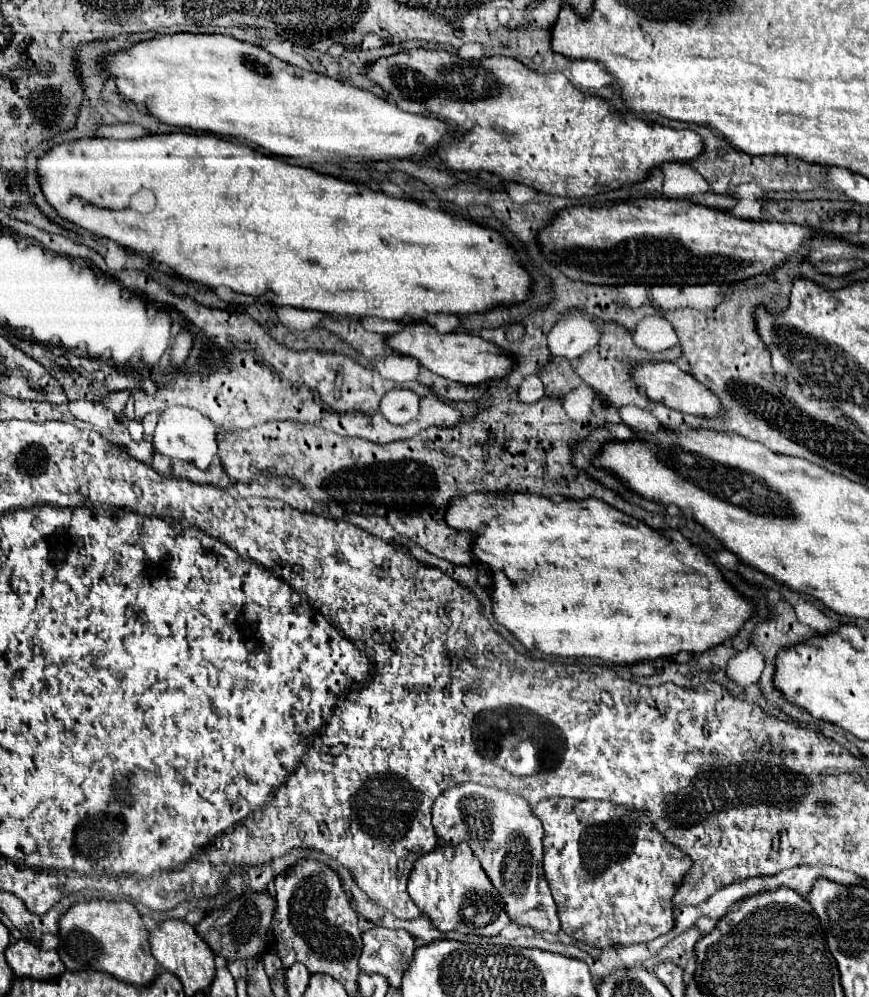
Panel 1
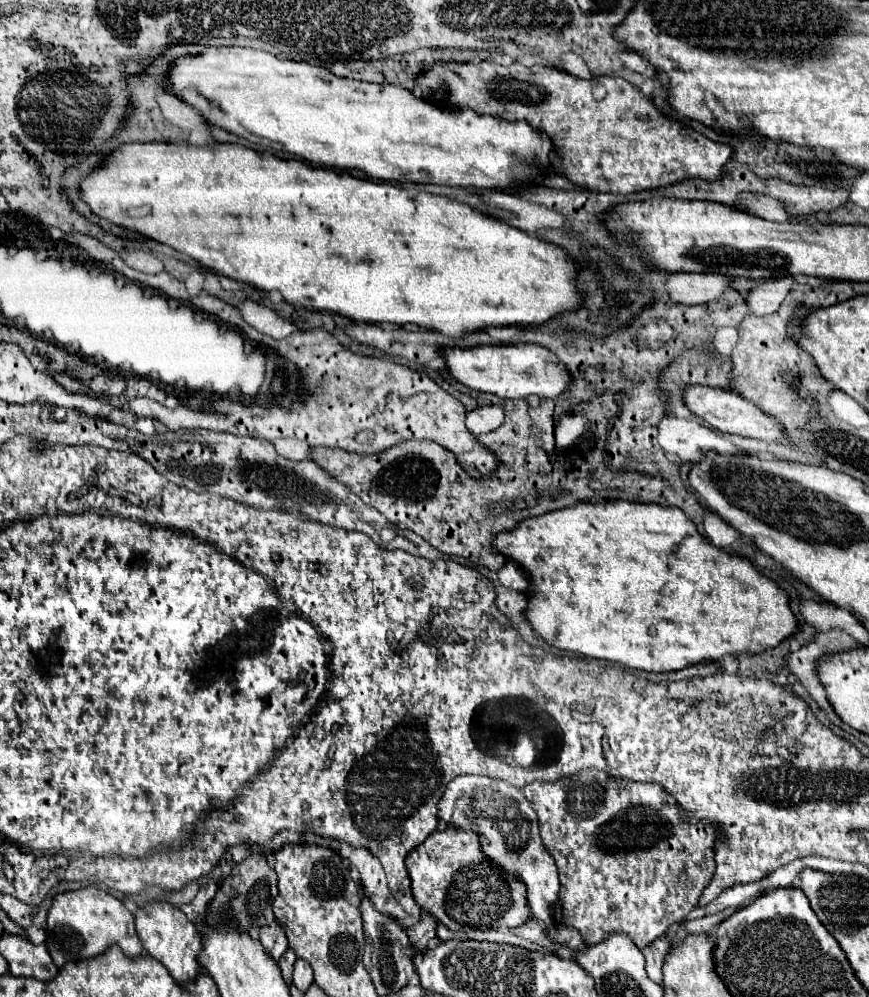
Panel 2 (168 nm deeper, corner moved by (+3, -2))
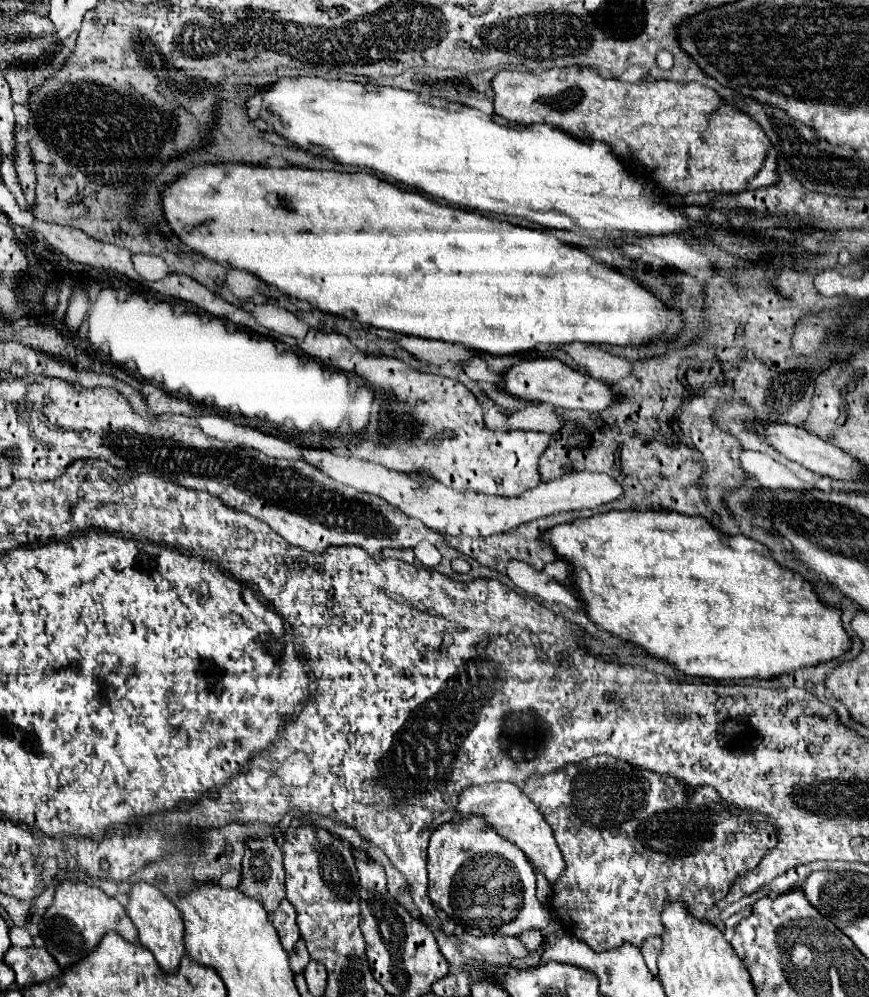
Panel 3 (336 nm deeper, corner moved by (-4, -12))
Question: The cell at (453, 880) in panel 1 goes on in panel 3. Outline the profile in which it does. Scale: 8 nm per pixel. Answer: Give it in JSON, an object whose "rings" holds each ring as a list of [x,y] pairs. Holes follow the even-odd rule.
{"rings":[[[471,815],[467,819],[449,821],[439,825],[429,843],[429,897],[435,907],[443,909],[449,919],[453,919],[457,925],[461,925],[467,933],[481,937],[487,933],[501,933],[501,935],[521,935],[527,929],[539,929],[543,935],[549,935],[557,931],[561,925],[553,917],[551,909],[535,897],[535,873],[525,859],[525,853],[513,845],[509,839],[501,839],[497,831],[479,815]]]}

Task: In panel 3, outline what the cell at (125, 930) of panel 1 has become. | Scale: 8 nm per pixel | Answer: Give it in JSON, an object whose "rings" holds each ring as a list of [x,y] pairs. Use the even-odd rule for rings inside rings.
{"rings":[[[63,879],[55,889],[55,899],[43,915],[43,933],[47,951],[57,959],[61,969],[77,963],[81,955],[87,955],[101,937],[109,931],[119,933],[127,941],[137,941],[137,929],[131,919],[125,915],[121,903],[113,897],[107,897],[99,887],[87,885],[83,881]]]}

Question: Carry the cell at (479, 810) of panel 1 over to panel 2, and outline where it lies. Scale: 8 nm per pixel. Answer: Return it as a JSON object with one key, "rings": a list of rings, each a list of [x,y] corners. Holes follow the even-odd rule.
{"rings":[[[482,775],[454,777],[438,801],[438,819],[442,819],[448,827],[478,833],[482,853],[508,875],[514,875],[526,885],[526,901],[532,917],[546,927],[554,923],[554,907],[558,903],[560,889],[558,869],[540,841],[536,813],[518,787]]]}

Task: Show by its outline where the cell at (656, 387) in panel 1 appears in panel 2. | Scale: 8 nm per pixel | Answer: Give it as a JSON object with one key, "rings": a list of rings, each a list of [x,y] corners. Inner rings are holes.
{"rings":[[[686,385],[684,387],[684,403],[696,417],[704,419],[710,427],[714,427],[722,433],[736,433],[736,435],[764,439],[764,441],[776,441],[782,437],[782,427],[772,417],[764,415],[756,405],[752,405],[750,401],[738,397],[736,393],[732,393],[728,389],[704,387],[704,385]]]}

